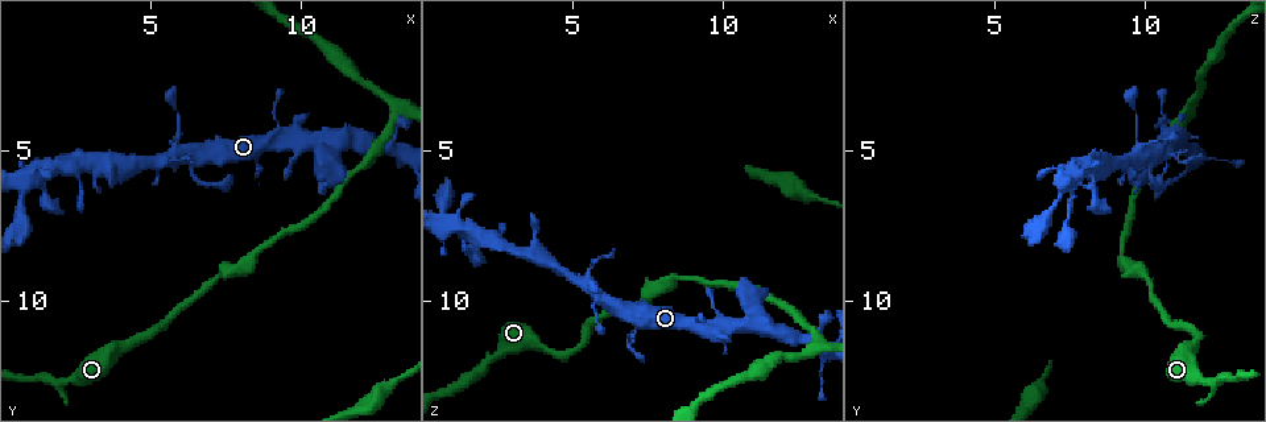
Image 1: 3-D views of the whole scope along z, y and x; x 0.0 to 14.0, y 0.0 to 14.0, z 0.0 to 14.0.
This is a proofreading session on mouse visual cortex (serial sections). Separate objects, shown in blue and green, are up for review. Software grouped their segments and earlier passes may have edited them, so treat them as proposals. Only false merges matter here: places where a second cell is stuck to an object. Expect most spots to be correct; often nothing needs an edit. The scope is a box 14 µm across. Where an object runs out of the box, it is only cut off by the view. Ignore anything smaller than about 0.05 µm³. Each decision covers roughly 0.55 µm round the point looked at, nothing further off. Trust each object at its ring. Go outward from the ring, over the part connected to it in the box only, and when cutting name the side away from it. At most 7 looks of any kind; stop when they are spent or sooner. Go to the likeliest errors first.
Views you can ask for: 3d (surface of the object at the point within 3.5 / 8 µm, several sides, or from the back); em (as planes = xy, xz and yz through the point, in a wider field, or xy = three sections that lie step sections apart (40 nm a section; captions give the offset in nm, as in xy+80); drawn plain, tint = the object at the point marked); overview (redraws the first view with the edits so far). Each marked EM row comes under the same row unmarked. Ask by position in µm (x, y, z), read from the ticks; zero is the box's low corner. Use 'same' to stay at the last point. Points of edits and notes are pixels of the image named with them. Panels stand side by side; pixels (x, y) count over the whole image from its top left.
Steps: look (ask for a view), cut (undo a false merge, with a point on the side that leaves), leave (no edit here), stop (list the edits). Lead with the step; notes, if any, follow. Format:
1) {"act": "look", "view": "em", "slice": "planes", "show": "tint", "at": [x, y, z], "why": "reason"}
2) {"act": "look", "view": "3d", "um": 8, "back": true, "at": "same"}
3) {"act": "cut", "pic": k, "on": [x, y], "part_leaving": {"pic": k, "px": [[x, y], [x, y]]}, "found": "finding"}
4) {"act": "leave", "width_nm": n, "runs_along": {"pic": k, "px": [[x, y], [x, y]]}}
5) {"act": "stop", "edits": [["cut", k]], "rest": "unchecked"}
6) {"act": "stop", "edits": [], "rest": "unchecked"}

{"act": "look", "view": "3d", "um": 8, "at": [9.8, 4.8, 10.8], "why": "a fork"}

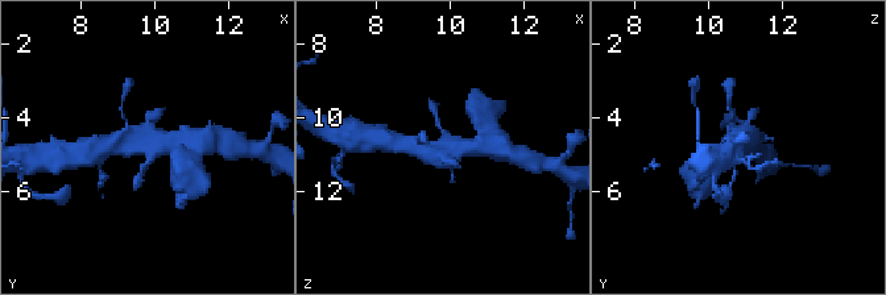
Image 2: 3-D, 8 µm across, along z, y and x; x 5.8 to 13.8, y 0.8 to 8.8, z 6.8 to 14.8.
{"act": "look", "view": "3d", "um": 3.5, "at": [9.8, 4.8, 10.9], "why": "closer look"}

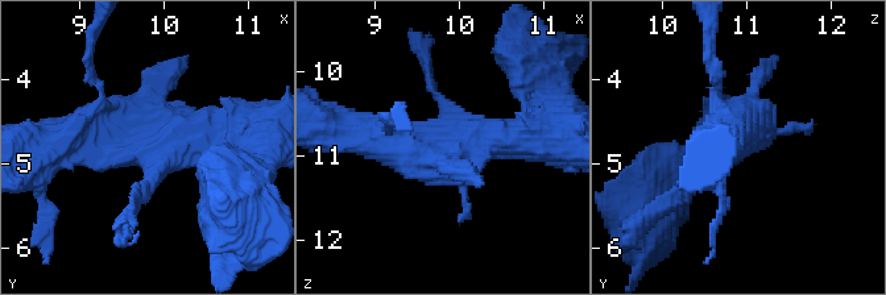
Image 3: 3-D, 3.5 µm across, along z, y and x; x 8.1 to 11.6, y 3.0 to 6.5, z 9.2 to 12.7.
{"act": "look", "view": "em", "slice": "planes", "show": "tint", "at": [9.85, 4.70, 10.85]}

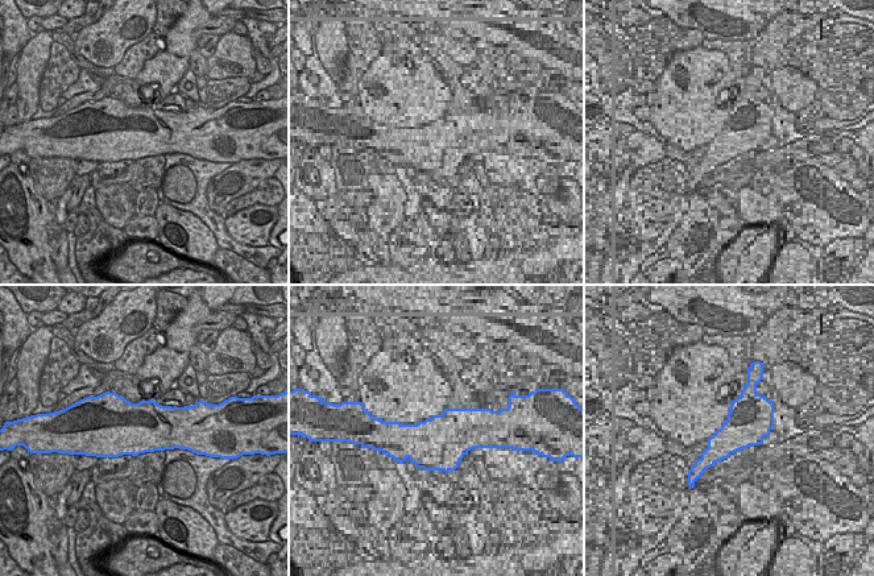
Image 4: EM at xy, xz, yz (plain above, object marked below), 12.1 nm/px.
{"act": "leave", "width_nm": 650, "runs_along": {"pic": 3, "px": [[59, 141], [83, 125], [226, 133]]}, "found": "continuous, no second cell"}

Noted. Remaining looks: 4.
{"act": "look", "view": "3d", "um": 8, "at": [6.4, 5.5, 10.3], "why": "calibre changes"}

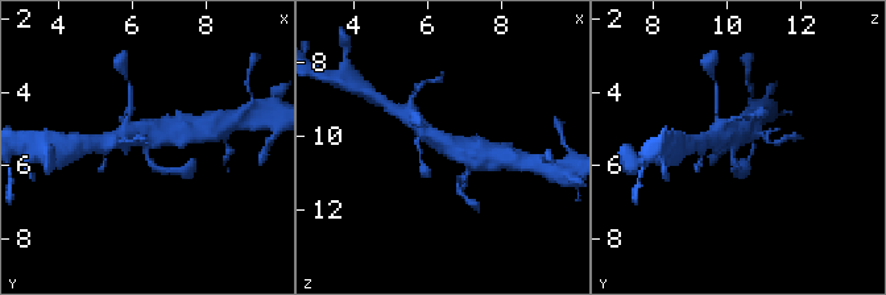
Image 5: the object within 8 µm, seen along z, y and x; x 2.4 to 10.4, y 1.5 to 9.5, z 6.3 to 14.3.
{"act": "look", "view": "3d", "um": 3.5, "at": [6.4, 5.4, 10.2], "why": "closer look"}

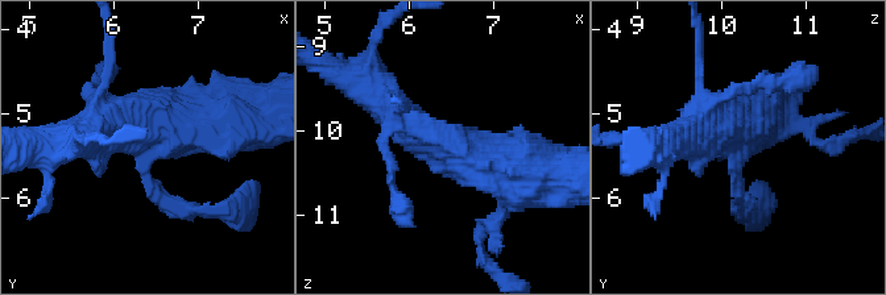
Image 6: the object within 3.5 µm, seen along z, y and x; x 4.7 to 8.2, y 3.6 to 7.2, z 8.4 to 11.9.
{"act": "look", "view": "em", "slice": "xy", "step": 2, "show": "tint", "at": [6.45, 5.40, 10.20], "arms": 4, "arm_widths_nm": [150, 250, 450, 600], "why": "need the tissue"}

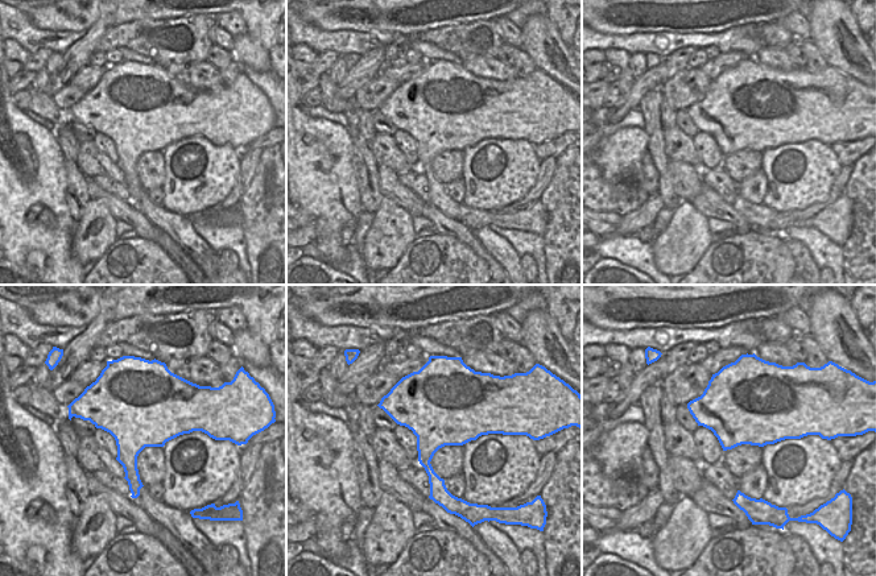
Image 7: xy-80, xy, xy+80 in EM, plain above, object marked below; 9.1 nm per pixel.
{"act": "leave", "runs_along": {"pic": 6, "px": [[533, 179], [451, 152], [383, 102]]}, "found": "one cell here"}

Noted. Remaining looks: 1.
{"act": "stop", "edits": [], "rest": "unchecked"}

